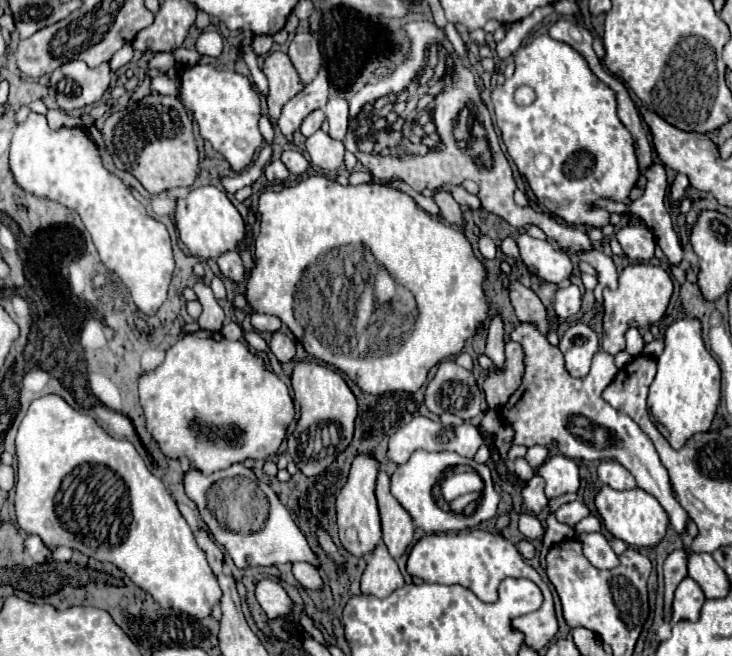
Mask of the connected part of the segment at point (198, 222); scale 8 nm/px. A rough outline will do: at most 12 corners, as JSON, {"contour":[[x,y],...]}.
{"contour":[[216,186],[176,200],[176,228],[208,260],[236,248],[244,218]]}

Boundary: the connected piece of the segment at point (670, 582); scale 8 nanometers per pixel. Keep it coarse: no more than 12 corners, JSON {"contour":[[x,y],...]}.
{"contour":[[674,550],[664,562],[664,610],[670,604],[676,586],[686,578],[688,554]]}

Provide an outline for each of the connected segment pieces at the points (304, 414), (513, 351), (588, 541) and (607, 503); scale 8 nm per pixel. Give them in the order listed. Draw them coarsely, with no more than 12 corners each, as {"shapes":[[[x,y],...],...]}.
{"shapes":[[[298,362],[286,454],[318,476],[350,444],[358,404],[332,368]],[[506,342],[502,368],[484,378],[488,408],[496,410],[520,386],[522,348]],[[604,534],[576,536],[596,568],[620,564]],[[602,486],[604,528],[630,546],[656,546],[668,526],[640,488]]]}

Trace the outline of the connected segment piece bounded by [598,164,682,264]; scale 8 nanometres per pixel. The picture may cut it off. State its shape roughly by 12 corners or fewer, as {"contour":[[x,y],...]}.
{"contour":[[662,164],[648,170],[644,194],[630,206],[598,200],[612,212],[632,212],[652,230],[672,264],[682,248],[666,208],[668,180]]}

